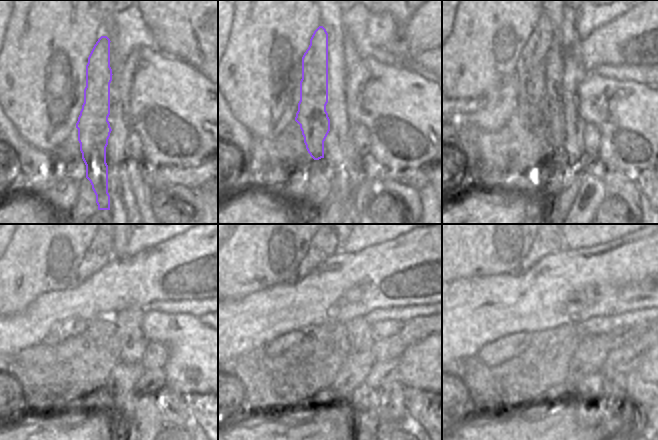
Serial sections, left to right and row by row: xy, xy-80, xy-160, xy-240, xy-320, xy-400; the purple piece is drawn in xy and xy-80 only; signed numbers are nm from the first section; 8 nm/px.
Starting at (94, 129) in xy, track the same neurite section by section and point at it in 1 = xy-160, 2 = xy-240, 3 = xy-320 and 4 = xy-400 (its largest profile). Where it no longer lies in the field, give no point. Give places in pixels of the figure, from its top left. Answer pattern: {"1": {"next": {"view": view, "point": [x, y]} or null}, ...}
{"1": {"next": {"view": "xy-160", "point": [530, 69]}}, "2": {"next": {"view": "xy-240", "point": [99, 253]}}, "3": {"next": {"view": "xy-320", "point": [323, 244]}}, "4": {"next": {"view": "xy-400", "point": [544, 244]}}}

